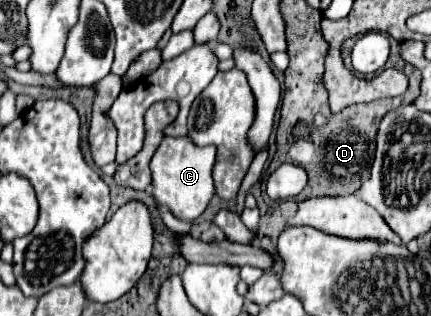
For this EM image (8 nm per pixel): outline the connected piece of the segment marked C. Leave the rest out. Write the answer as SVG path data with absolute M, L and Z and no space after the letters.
M165 136L155 156L151 158L151 178L153 178L153 198L167 206L179 220L195 220L203 214L209 200L215 196L215 186L211 170L215 164L215 146L195 146L187 136L171 138Z

